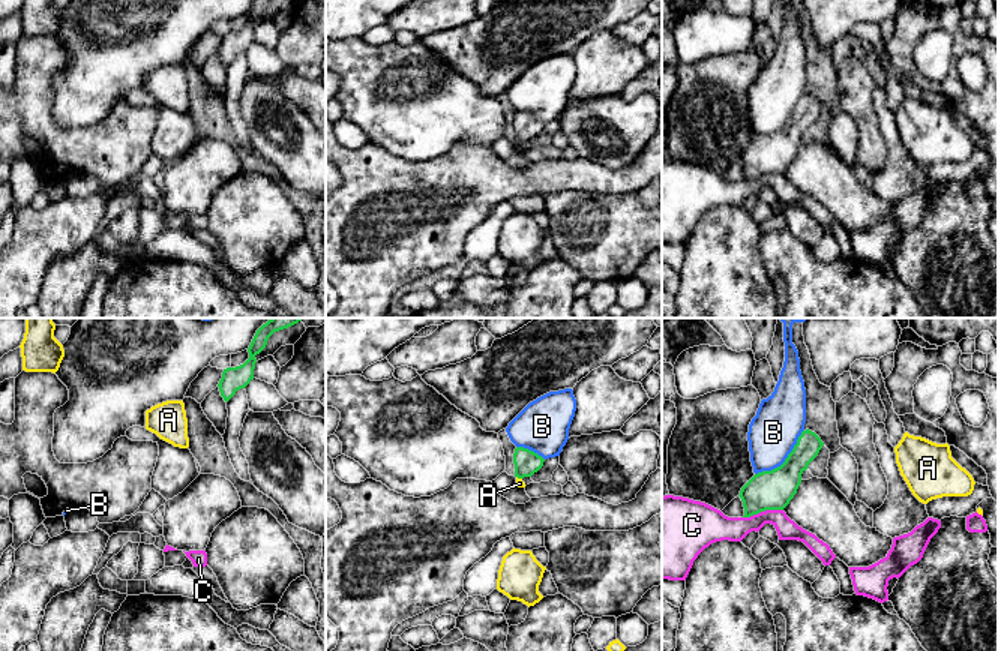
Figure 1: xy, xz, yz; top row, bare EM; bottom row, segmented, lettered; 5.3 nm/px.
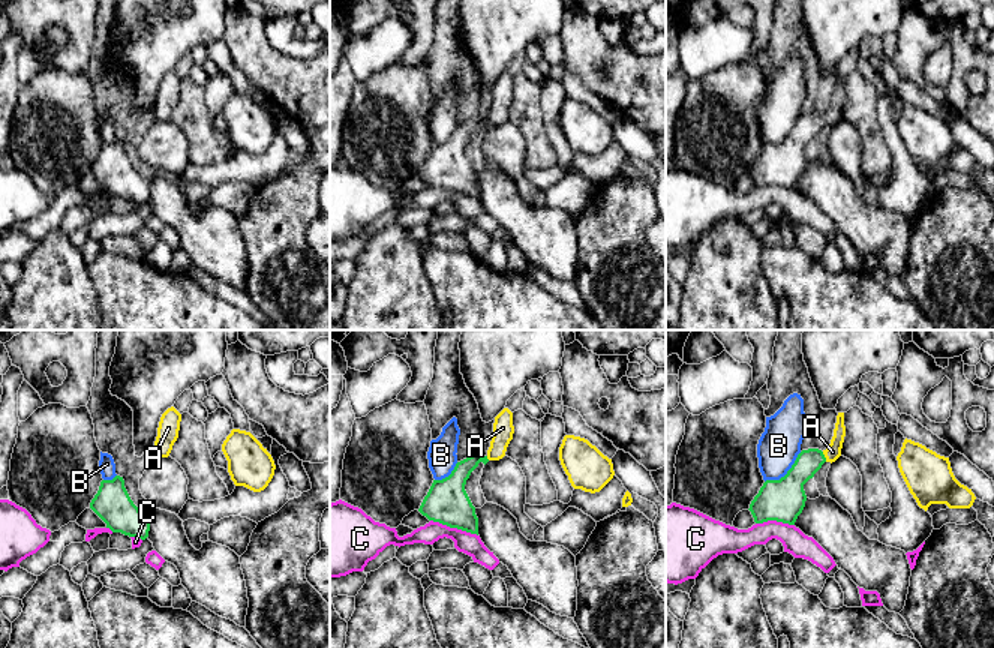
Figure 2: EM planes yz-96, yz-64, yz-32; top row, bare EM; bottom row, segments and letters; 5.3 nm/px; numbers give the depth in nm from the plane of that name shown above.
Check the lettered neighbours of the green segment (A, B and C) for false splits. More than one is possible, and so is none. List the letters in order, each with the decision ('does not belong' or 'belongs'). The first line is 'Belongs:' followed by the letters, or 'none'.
Belongs: A
A: belongs
B: does not belong
C: does not belong

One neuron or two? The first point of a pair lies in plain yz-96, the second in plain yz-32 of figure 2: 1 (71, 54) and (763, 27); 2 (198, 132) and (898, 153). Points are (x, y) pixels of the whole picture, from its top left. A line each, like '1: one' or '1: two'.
1: one
2: two

